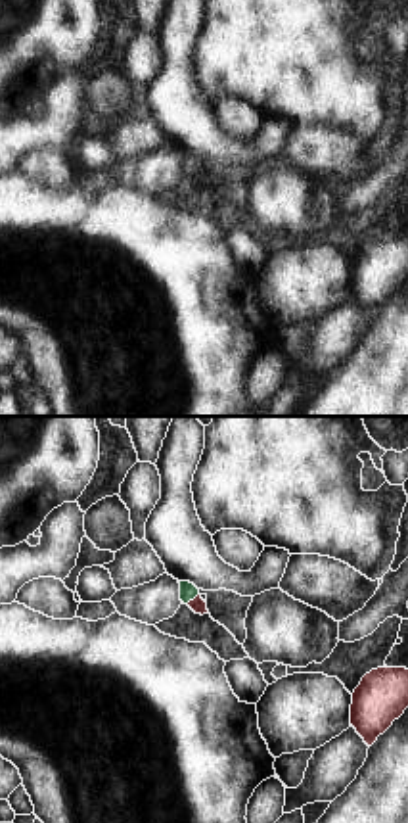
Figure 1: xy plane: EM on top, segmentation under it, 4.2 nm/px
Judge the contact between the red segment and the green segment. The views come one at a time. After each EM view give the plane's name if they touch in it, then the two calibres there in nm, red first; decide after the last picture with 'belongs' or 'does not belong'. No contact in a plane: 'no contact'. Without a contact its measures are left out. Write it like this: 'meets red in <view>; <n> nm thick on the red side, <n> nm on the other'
meets red in xy; 70 nm thick on the red side, 80 nm on the other

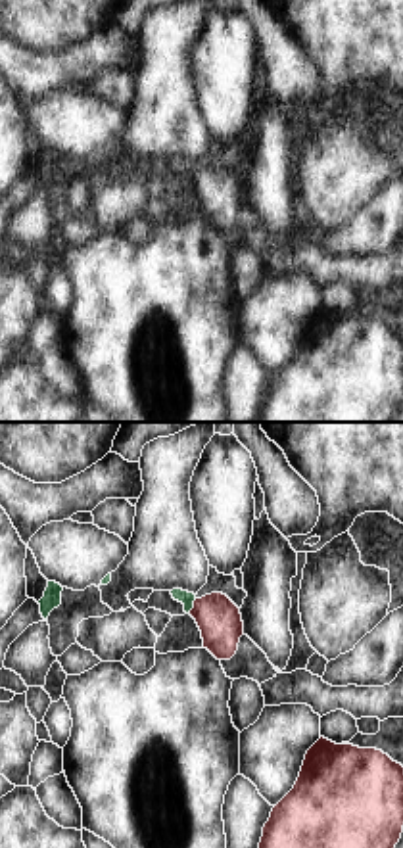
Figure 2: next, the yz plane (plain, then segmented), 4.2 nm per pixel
meets red in yz; 190 nm thick on the red side, 60 nm on the other

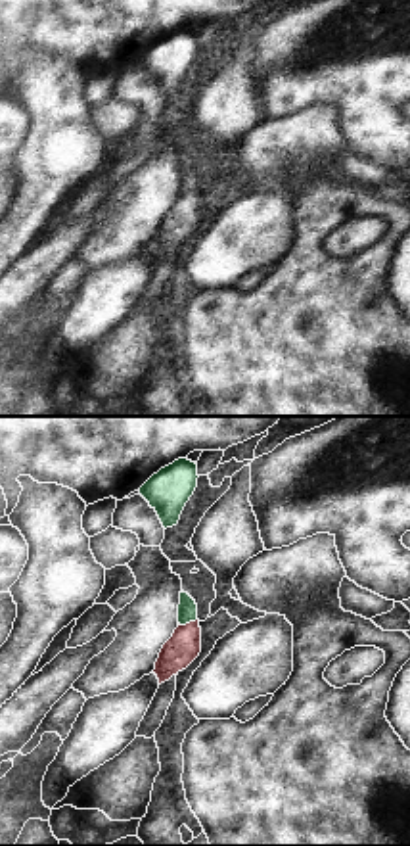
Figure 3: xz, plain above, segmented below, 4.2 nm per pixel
meets red in xz; 140 nm thick on the red side, 80 nm on the other

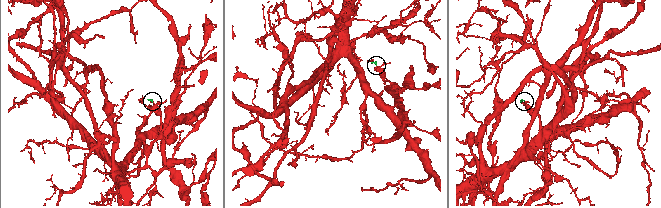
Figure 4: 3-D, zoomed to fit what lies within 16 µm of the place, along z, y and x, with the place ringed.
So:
belongs

